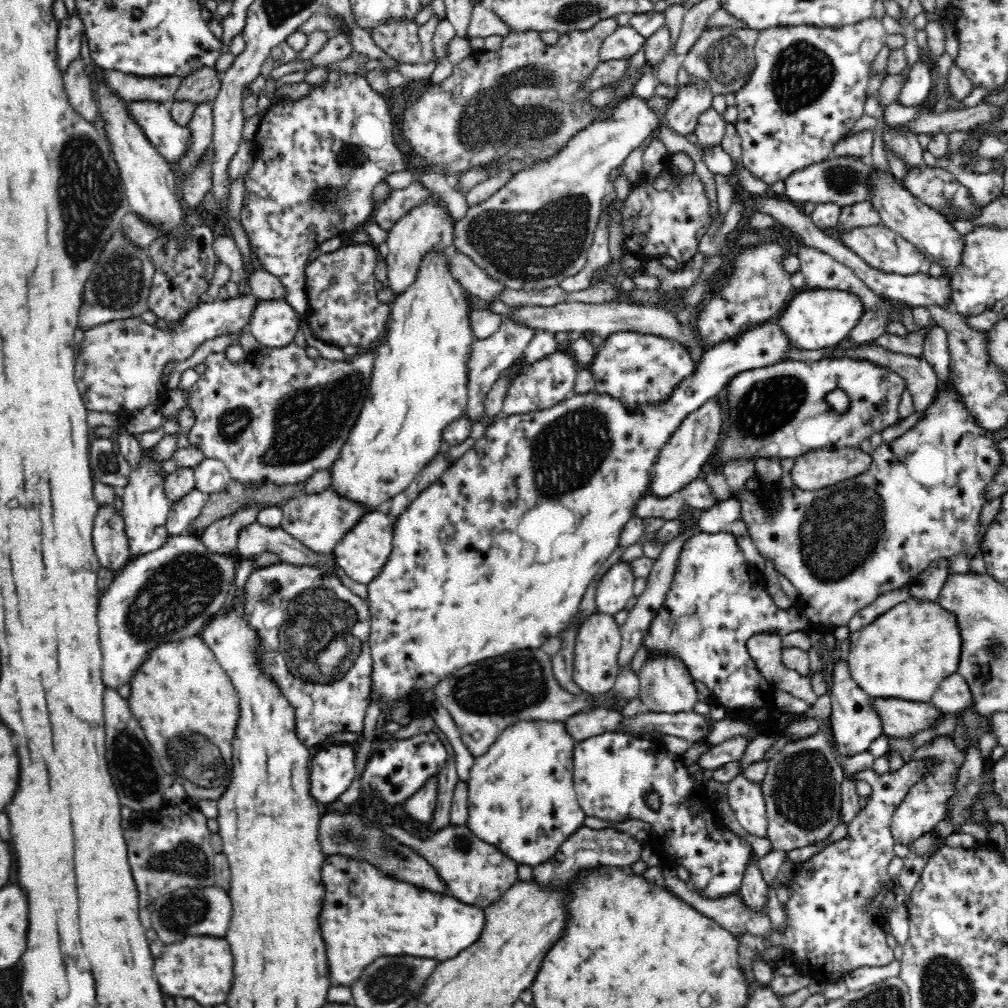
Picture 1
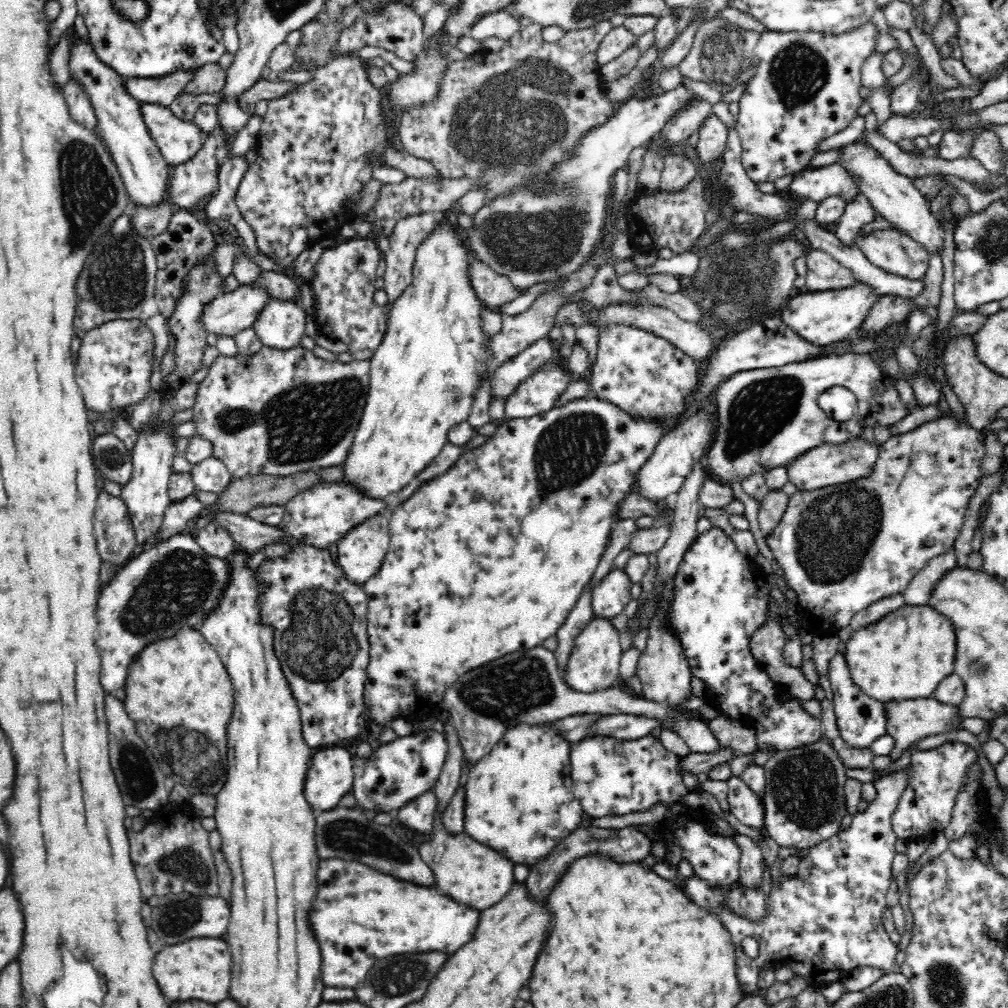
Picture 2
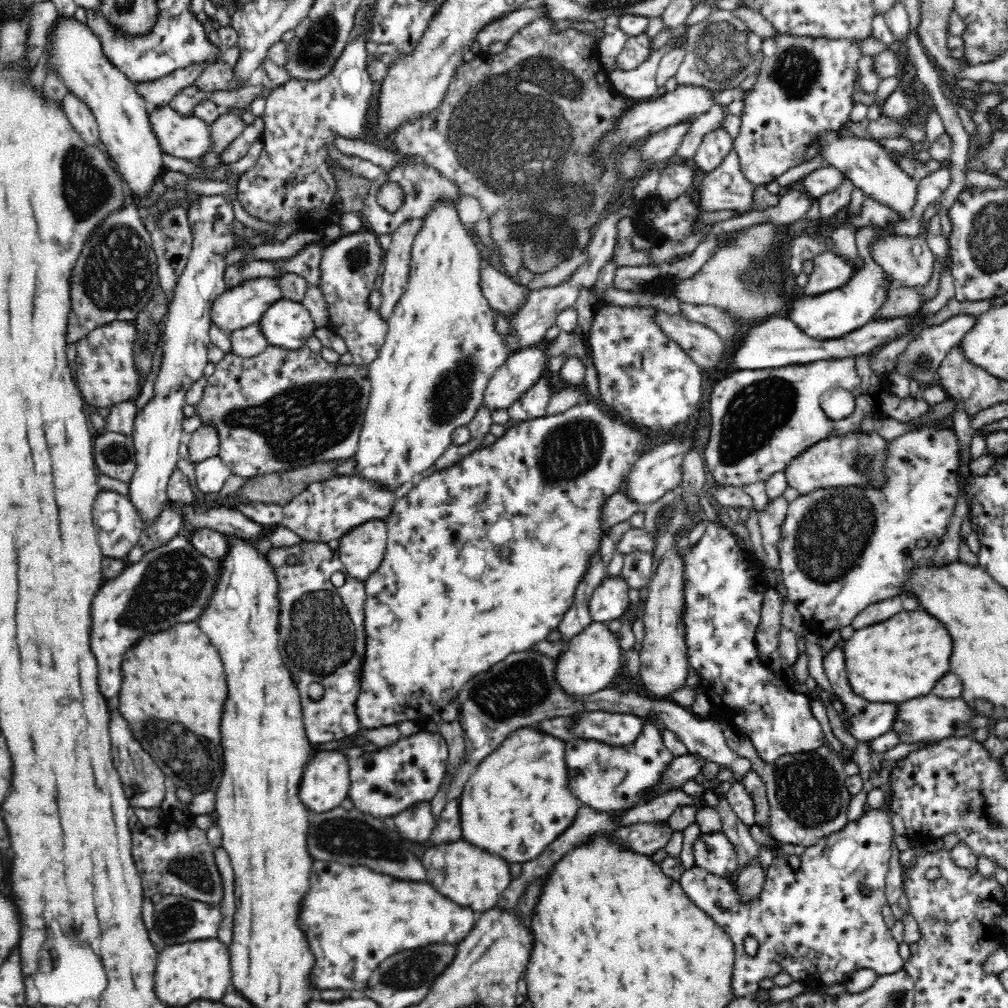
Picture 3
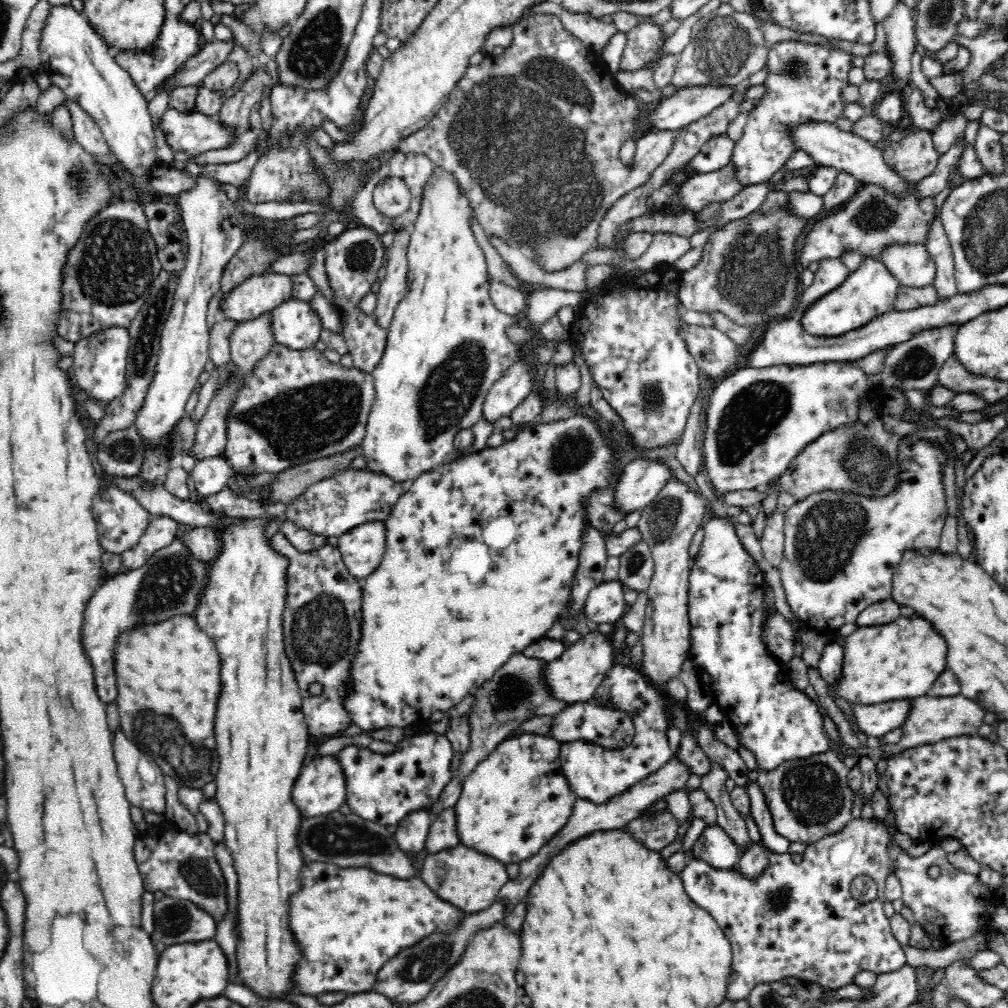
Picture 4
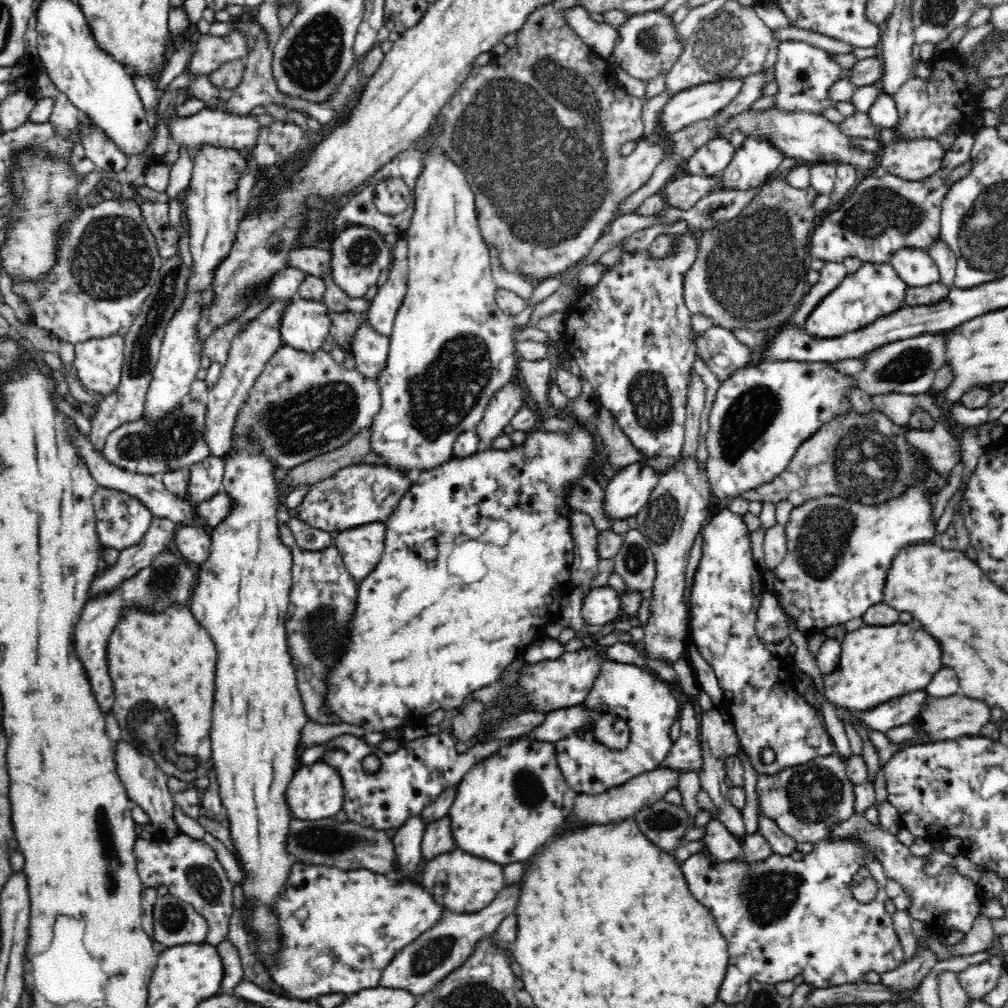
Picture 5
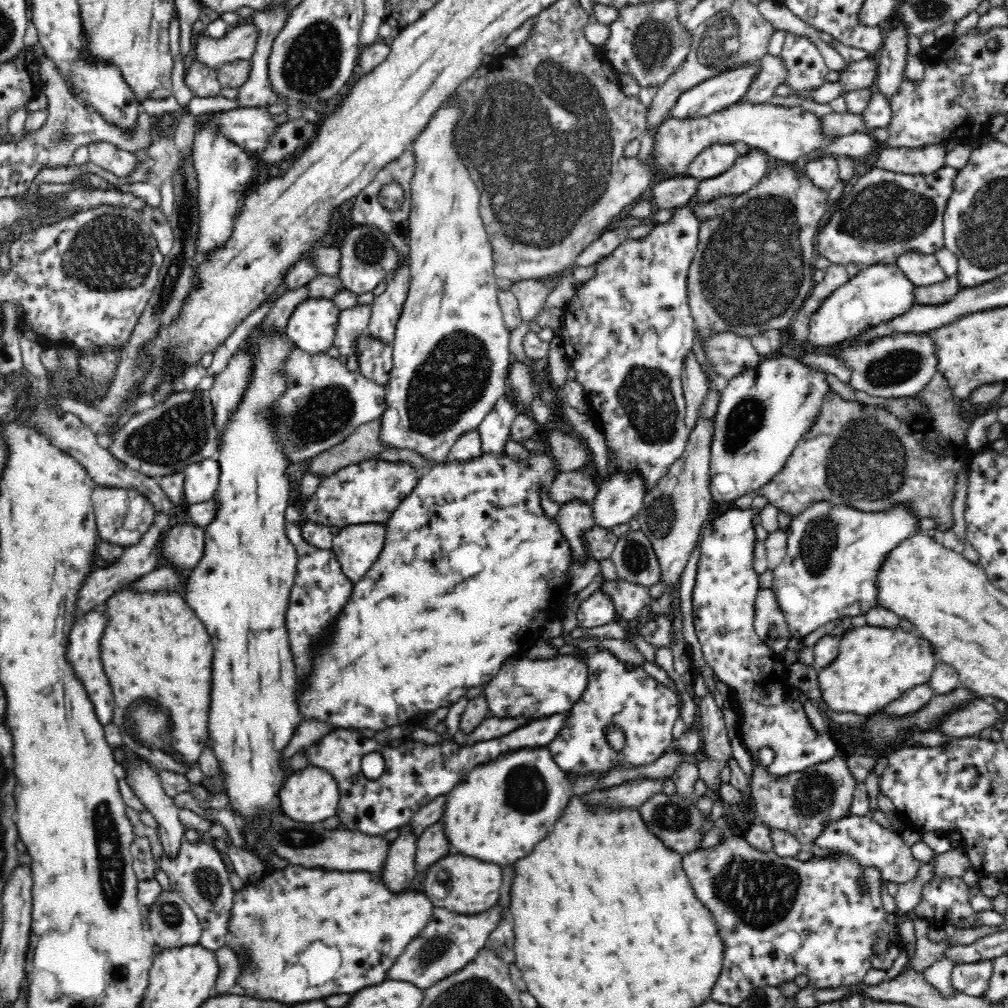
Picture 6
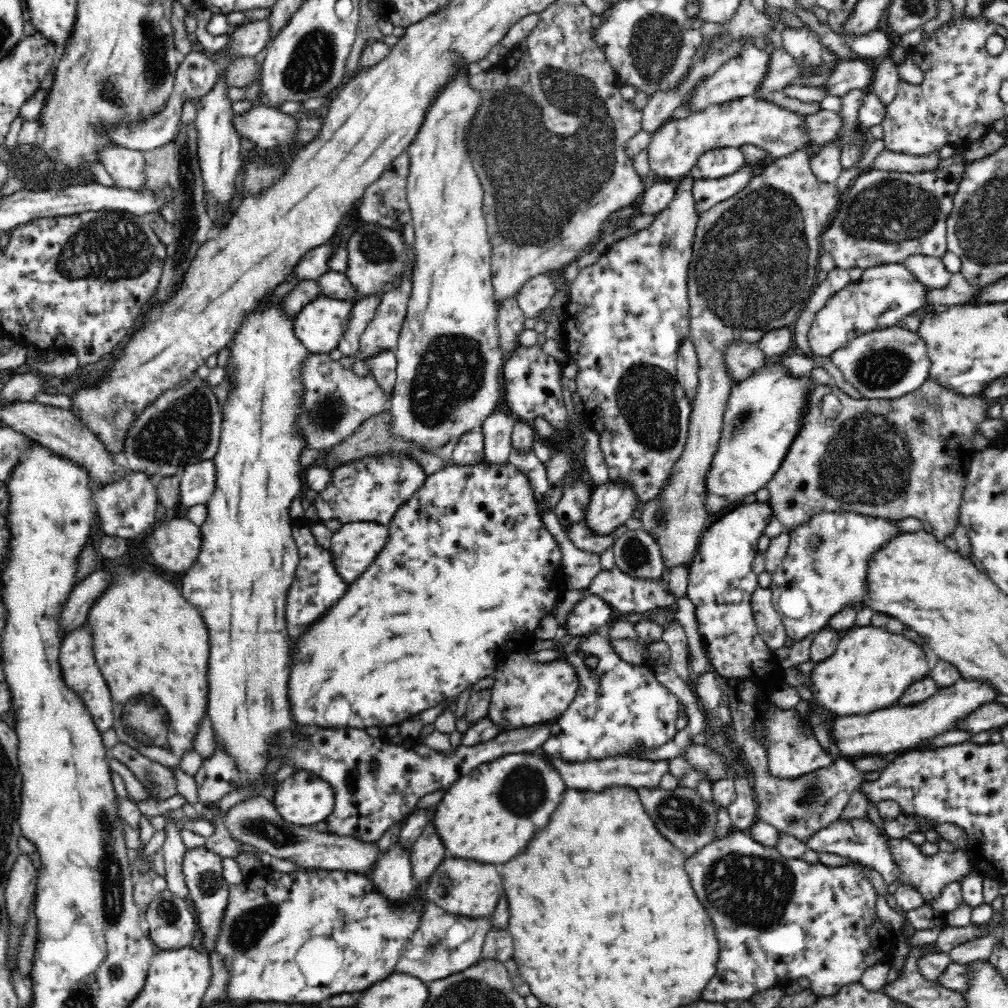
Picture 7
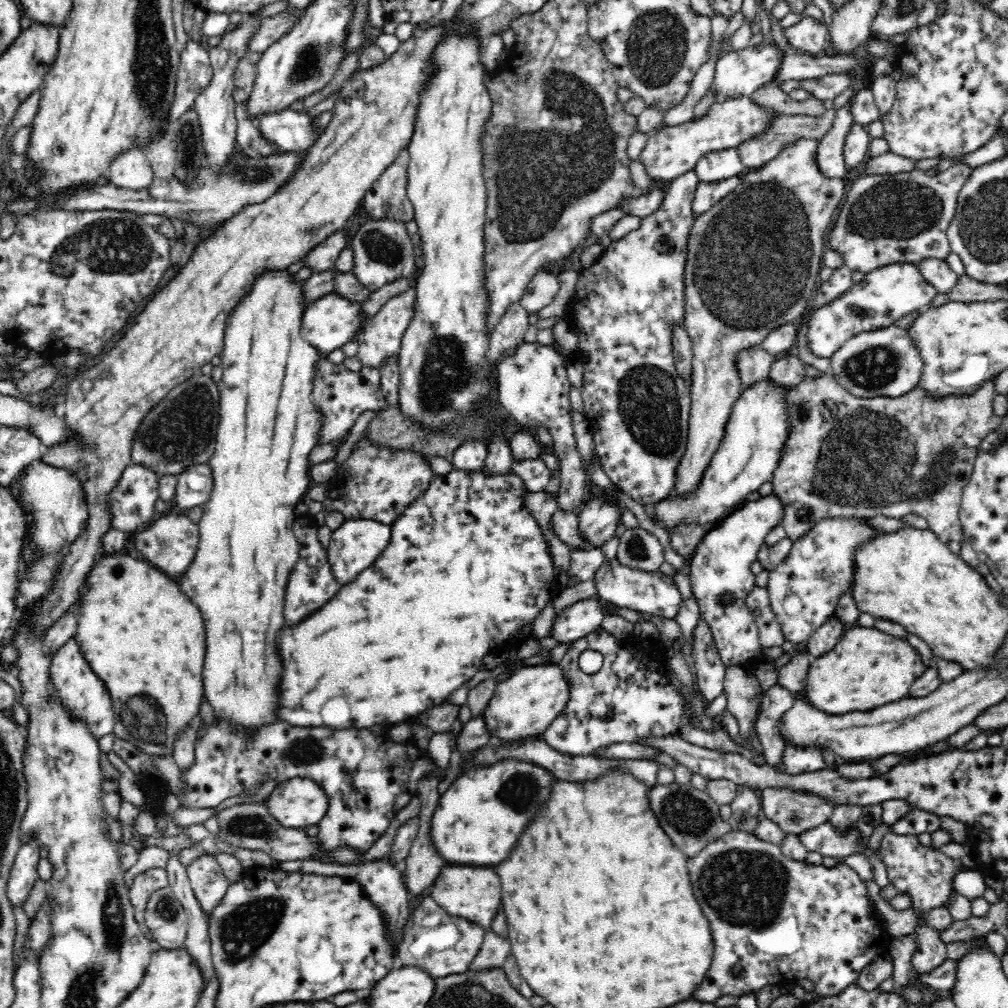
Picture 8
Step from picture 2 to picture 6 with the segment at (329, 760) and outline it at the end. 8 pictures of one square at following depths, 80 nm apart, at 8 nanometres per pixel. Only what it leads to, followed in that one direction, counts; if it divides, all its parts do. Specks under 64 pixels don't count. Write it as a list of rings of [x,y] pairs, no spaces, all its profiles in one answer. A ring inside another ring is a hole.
[[[308,766],[302,770],[290,773],[277,792],[276,797],[280,801],[282,813],[290,821],[314,824],[323,822],[336,815],[338,804],[340,804],[340,795],[337,787],[336,781],[328,773]]]

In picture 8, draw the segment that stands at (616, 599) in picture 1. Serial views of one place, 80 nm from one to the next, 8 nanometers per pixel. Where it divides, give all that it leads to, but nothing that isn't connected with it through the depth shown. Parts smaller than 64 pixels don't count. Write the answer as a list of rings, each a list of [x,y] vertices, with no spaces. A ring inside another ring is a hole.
[[[597,596],[575,602],[555,614],[549,636],[558,644],[570,644],[600,628],[604,615]]]

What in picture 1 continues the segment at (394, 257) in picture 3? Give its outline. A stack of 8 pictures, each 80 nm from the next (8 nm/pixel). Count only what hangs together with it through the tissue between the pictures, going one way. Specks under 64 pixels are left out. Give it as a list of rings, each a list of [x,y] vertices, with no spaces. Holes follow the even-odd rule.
[[[440,203],[420,204],[396,221],[396,224],[387,232],[386,242],[389,246],[389,254],[384,259],[388,266],[387,289],[392,292],[393,297],[403,294],[408,286],[416,280],[422,253],[430,248],[453,247],[453,228],[453,218],[445,206]]]

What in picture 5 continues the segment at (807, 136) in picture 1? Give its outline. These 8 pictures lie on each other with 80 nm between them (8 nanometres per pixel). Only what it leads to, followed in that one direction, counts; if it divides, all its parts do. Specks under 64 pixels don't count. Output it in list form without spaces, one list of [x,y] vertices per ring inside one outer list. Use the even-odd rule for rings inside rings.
[[[786,40],[779,42],[777,49],[777,62],[775,64],[776,72],[776,83],[778,83],[778,94],[776,94],[776,100],[774,107],[778,107],[784,111],[791,110],[802,110],[808,111],[811,113],[819,112],[828,105],[834,105],[834,102],[829,102],[827,99],[826,91],[830,88],[830,85],[833,82],[836,82],[838,79],[842,78],[842,68],[839,64],[834,62],[834,59],[830,57],[825,50],[814,47],[806,42],[800,42],[800,40]],[[745,139],[740,150],[735,150],[732,162],[717,177],[721,190],[752,190],[761,185],[784,159],[768,143]]]

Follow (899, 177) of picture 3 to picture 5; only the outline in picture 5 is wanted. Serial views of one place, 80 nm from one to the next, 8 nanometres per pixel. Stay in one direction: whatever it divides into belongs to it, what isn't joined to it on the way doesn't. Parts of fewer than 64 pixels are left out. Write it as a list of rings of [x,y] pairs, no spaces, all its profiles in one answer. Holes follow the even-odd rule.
[[[769,107],[765,110],[745,109],[728,116],[719,127],[712,132],[710,139],[720,139],[730,141],[732,136],[740,134],[746,139],[760,140],[762,143],[768,143],[777,151],[781,152],[783,158],[792,158],[792,160],[803,160],[804,162],[831,162],[850,163],[856,167],[856,170],[869,171],[876,170],[875,155],[872,152],[862,152],[857,148],[851,148],[848,142],[848,136],[837,129],[836,123],[830,122],[827,118],[802,110],[784,111],[778,107]]]

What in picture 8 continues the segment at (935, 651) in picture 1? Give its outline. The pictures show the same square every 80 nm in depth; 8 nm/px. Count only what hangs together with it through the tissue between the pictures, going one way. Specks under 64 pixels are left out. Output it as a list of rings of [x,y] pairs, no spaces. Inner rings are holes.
[[[875,626],[846,629],[842,640],[830,652],[809,664],[804,698],[814,708],[830,714],[872,710],[908,696],[914,680],[927,669],[920,660],[920,654],[916,654],[908,642],[888,636]]]

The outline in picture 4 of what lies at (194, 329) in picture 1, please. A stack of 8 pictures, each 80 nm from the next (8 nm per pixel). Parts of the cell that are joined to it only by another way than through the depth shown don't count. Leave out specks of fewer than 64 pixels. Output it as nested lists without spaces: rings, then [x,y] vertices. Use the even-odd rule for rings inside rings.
[[[273,272],[253,277],[224,296],[220,300],[220,310],[226,320],[243,323],[293,299],[294,290],[295,276],[292,274]],[[112,328],[104,333],[88,336],[88,339],[80,340],[73,352],[74,376],[79,386],[88,397],[99,404],[104,404],[122,396],[125,387],[124,371],[127,361],[127,352],[130,342],[128,330]]]

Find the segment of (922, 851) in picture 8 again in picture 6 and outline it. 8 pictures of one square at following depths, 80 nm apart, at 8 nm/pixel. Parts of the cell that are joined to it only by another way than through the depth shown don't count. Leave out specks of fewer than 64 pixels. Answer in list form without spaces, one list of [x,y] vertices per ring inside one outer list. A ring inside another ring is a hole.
[[[953,846],[949,851],[936,855],[932,881],[944,881],[945,879],[960,879],[970,868],[972,863],[961,846]]]

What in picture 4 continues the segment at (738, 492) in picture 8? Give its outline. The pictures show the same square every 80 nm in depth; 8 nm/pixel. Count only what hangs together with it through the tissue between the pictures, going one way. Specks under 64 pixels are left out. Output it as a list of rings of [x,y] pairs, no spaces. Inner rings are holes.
[[[854,361],[779,364],[765,367],[745,366],[724,377],[714,388],[707,410],[707,428],[703,438],[704,474],[715,492],[746,491],[762,488],[786,472],[792,459],[824,431],[858,419],[860,398],[873,402],[882,398],[881,391],[870,391],[867,373]]]

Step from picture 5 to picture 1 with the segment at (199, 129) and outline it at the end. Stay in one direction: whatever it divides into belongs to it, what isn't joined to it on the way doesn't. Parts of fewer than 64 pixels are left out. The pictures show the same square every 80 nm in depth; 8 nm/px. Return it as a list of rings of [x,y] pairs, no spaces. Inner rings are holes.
[[[132,101],[132,115],[144,133],[168,162],[178,164],[192,148],[192,129],[172,117],[169,105],[152,101]]]

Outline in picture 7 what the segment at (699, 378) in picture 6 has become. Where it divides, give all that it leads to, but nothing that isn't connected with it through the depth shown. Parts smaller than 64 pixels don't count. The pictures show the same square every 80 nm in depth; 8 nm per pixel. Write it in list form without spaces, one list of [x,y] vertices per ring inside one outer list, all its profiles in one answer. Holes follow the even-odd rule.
[[[689,338],[680,340],[680,345],[676,349],[675,367],[677,370],[677,379],[680,386],[687,392],[689,400],[696,396],[695,390],[698,384],[698,361],[696,347]]]

